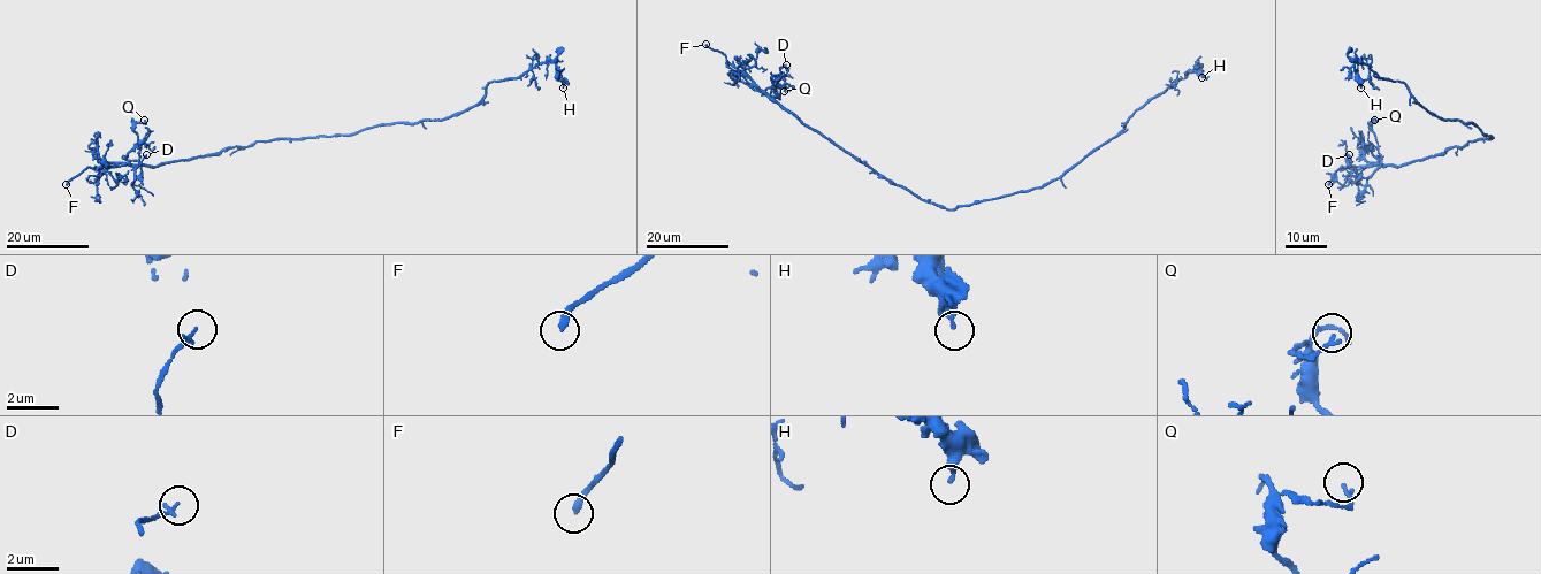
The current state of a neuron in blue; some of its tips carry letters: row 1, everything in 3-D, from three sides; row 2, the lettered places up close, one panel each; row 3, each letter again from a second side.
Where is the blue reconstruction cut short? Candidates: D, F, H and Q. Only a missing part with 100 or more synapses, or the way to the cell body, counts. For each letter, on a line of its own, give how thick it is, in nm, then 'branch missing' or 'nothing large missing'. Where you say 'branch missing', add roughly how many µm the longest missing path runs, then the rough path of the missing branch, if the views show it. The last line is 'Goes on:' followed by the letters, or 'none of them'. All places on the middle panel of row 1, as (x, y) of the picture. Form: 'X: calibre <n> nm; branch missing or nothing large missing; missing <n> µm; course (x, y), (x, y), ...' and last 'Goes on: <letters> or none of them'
D: calibre 140 nm; nothing large missing
F: calibre 240 nm; branch missing; missing 20 µm; course (706, 44), (688, 51), (658, 98)
H: calibre 220 nm; nothing large missing
Q: calibre 140 nm; nothing large missing
Goes on: F

